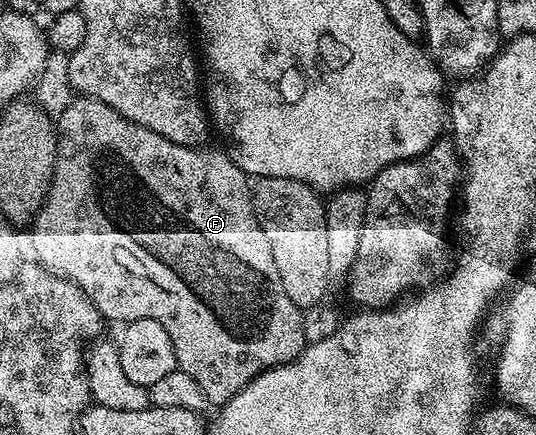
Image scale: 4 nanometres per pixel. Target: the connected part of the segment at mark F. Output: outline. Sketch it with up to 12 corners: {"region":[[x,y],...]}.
{"region":[[74,98],[40,266],[206,404],[307,346],[250,180]]}

